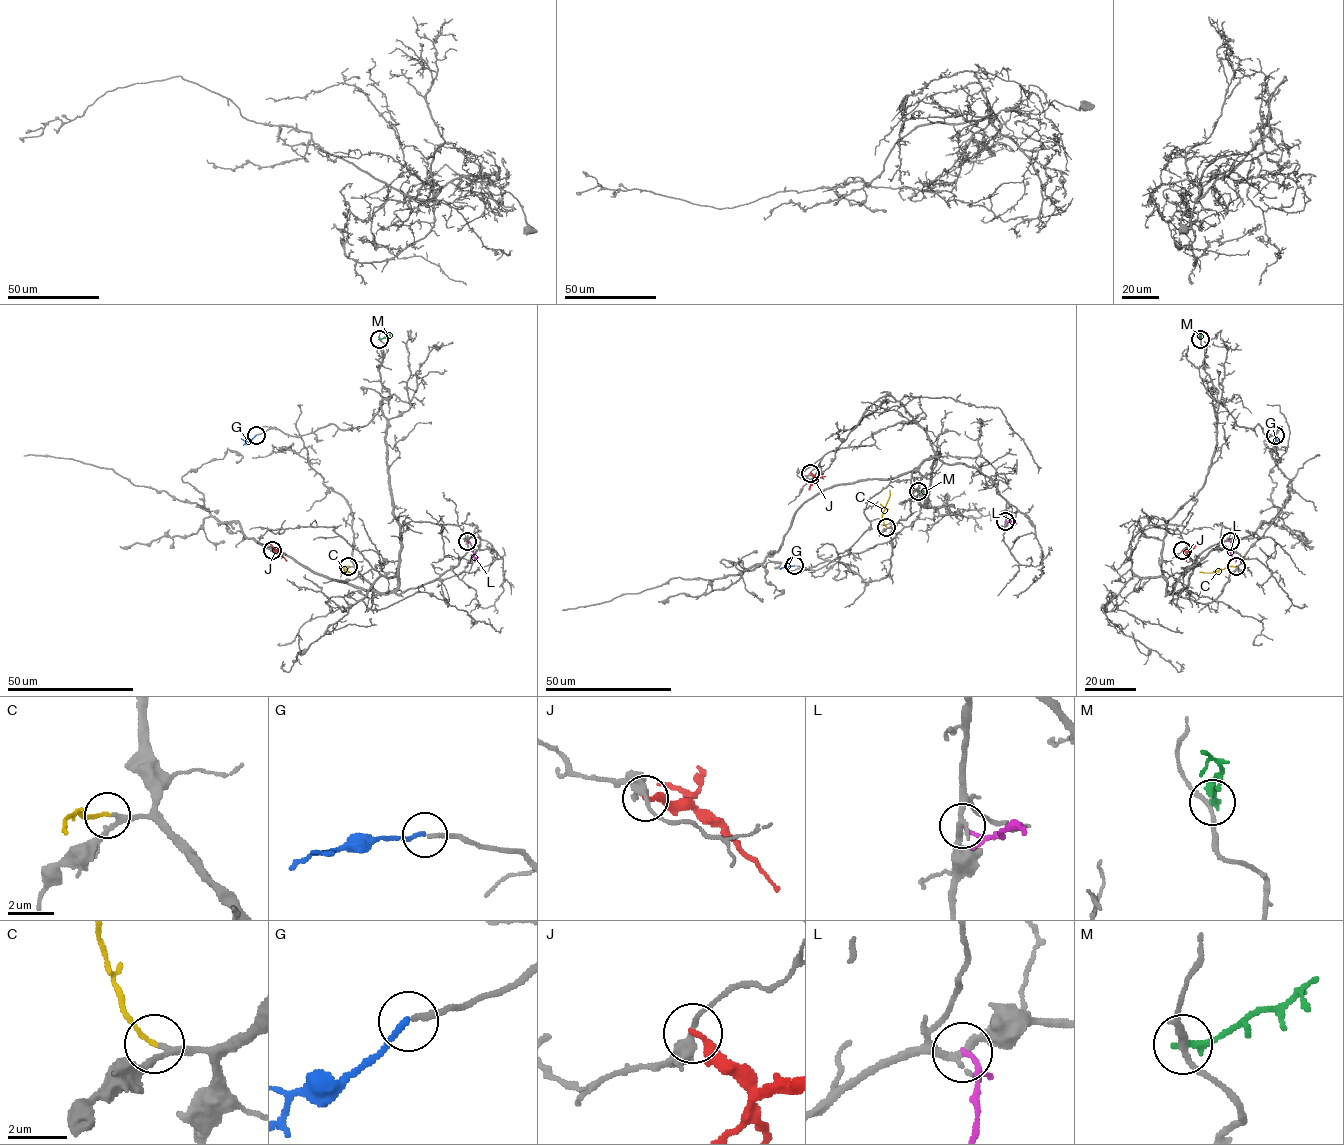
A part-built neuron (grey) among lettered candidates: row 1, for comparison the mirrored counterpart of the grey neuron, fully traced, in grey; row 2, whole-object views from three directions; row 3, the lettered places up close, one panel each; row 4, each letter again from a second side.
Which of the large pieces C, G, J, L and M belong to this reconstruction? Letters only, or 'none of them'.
C, G

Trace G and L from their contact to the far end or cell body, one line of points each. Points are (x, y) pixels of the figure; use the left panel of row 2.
G: (256, 435), (246, 441), (241, 438)
L: (467, 541), (475, 562)

